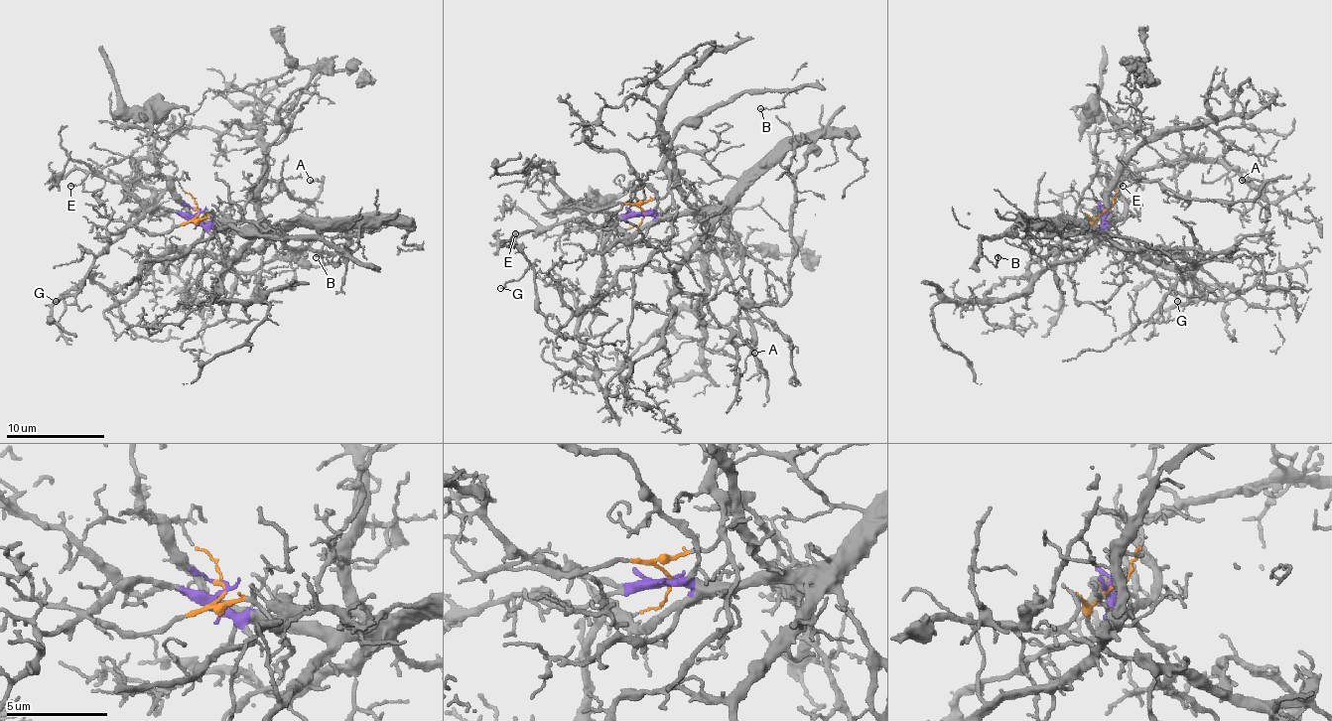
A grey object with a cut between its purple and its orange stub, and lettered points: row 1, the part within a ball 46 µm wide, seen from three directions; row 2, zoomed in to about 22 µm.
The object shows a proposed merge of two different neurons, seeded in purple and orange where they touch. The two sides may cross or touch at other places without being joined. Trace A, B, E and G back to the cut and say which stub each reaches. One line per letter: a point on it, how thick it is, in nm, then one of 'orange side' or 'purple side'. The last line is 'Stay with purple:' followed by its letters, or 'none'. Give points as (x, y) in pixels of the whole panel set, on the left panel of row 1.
A: (310, 180) | 130 nm | purple side
B: (316, 257) | 130 nm | orange side
E: (70, 186) | 140 nm | purple side
G: (56, 301) | 130 nm | purple side
Stay with purple: A, E, G

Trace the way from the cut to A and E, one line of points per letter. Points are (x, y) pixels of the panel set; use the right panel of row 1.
A: (1104, 209), (1099, 230), (1109, 191), (1119, 181), (1160, 181), (1207, 201), (1251, 201), (1261, 184), (1242, 179)
E: (1104, 209), (1104, 216), (1109, 211), (1116, 214), (1111, 186), (1119, 174), (1124, 186)

